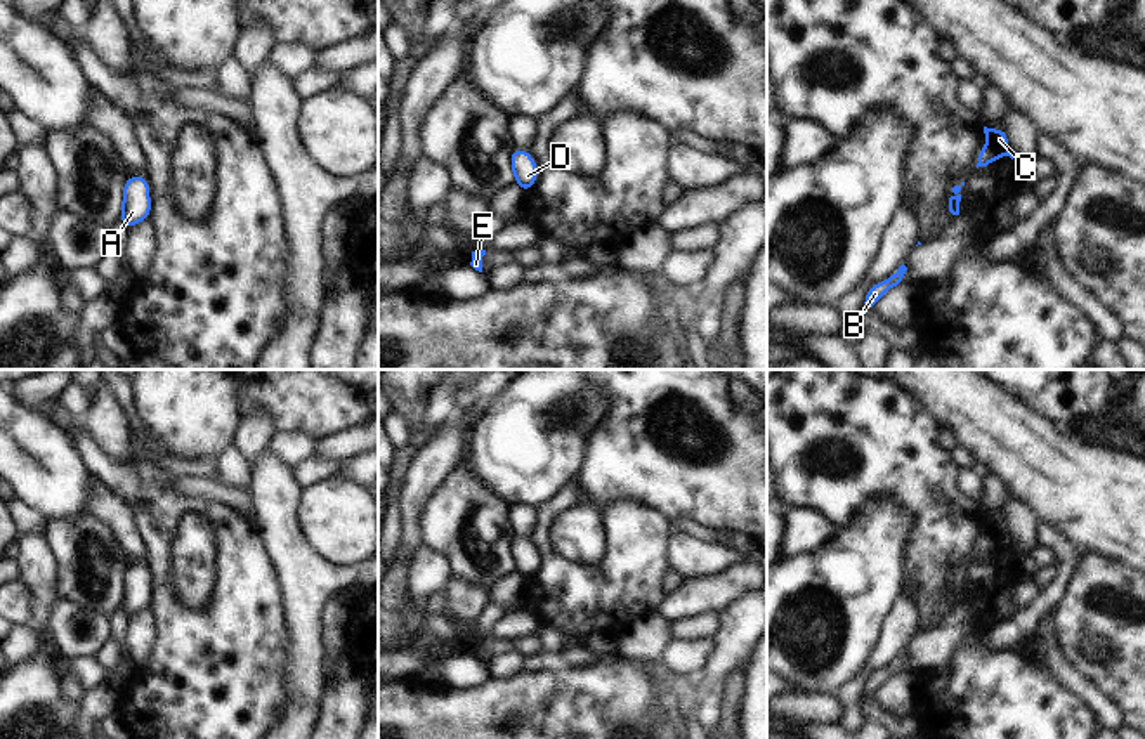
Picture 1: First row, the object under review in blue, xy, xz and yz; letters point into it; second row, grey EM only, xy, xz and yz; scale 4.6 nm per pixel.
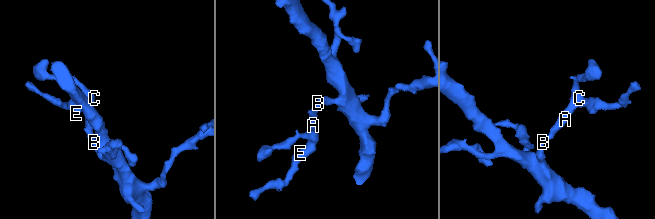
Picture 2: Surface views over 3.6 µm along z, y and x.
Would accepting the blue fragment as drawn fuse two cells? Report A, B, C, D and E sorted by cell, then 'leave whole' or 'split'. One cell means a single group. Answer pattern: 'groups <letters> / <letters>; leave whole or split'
groups A B C D E; leave whole

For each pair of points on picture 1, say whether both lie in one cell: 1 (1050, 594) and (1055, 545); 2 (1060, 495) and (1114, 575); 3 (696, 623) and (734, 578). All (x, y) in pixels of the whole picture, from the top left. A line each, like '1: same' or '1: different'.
1: same
2: different
3: different

